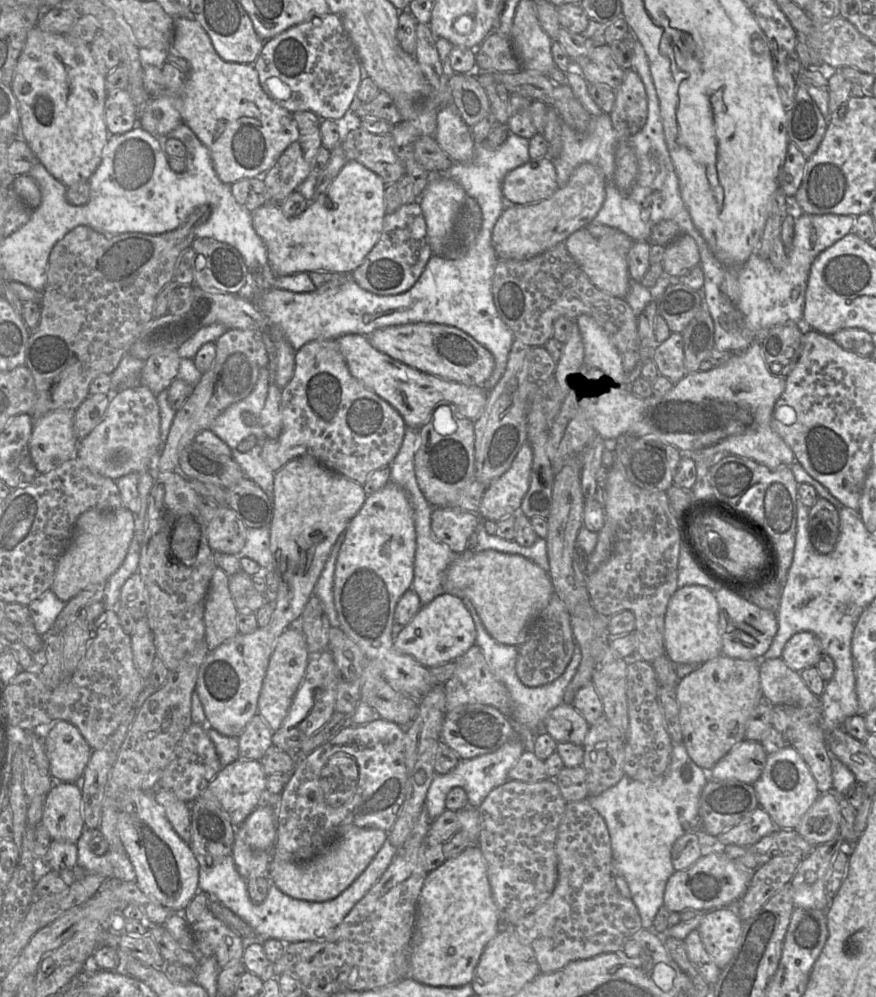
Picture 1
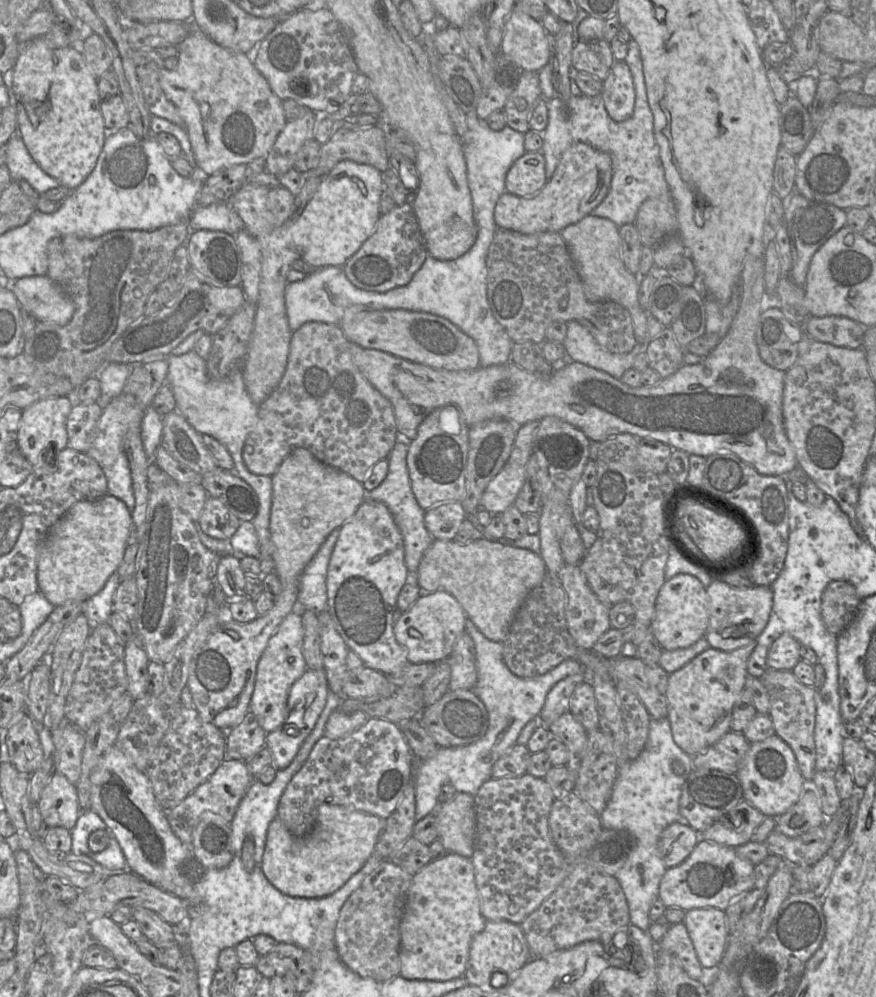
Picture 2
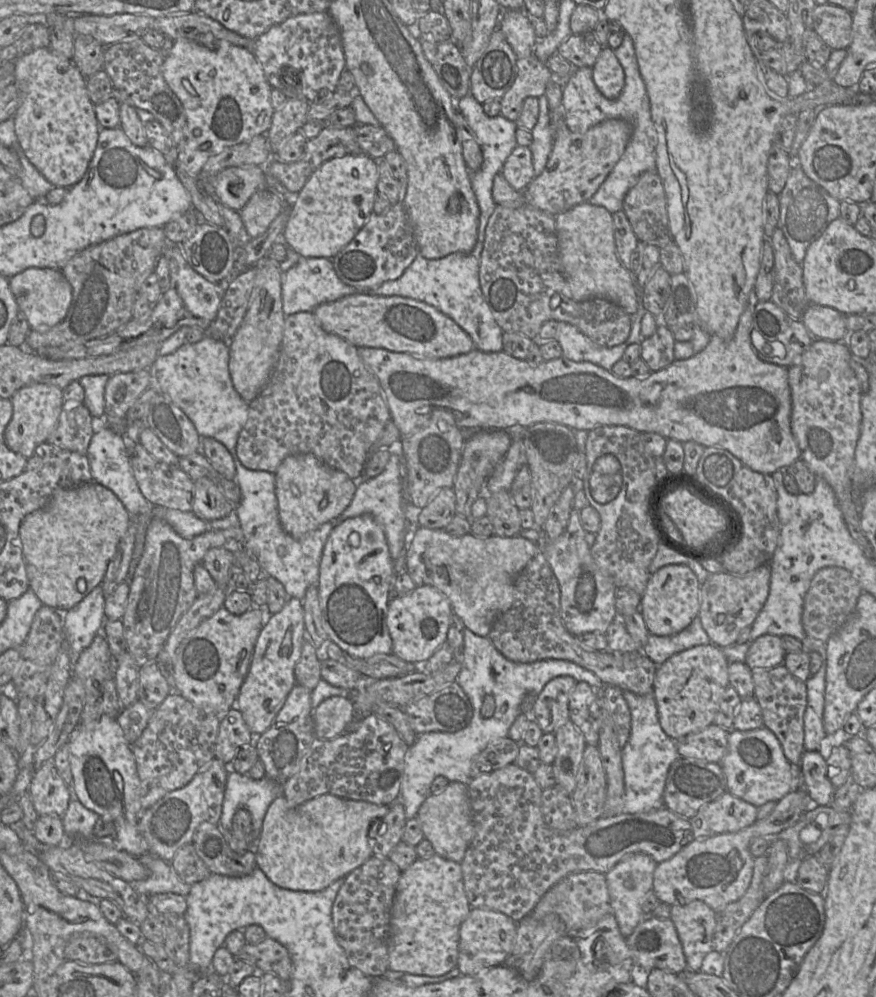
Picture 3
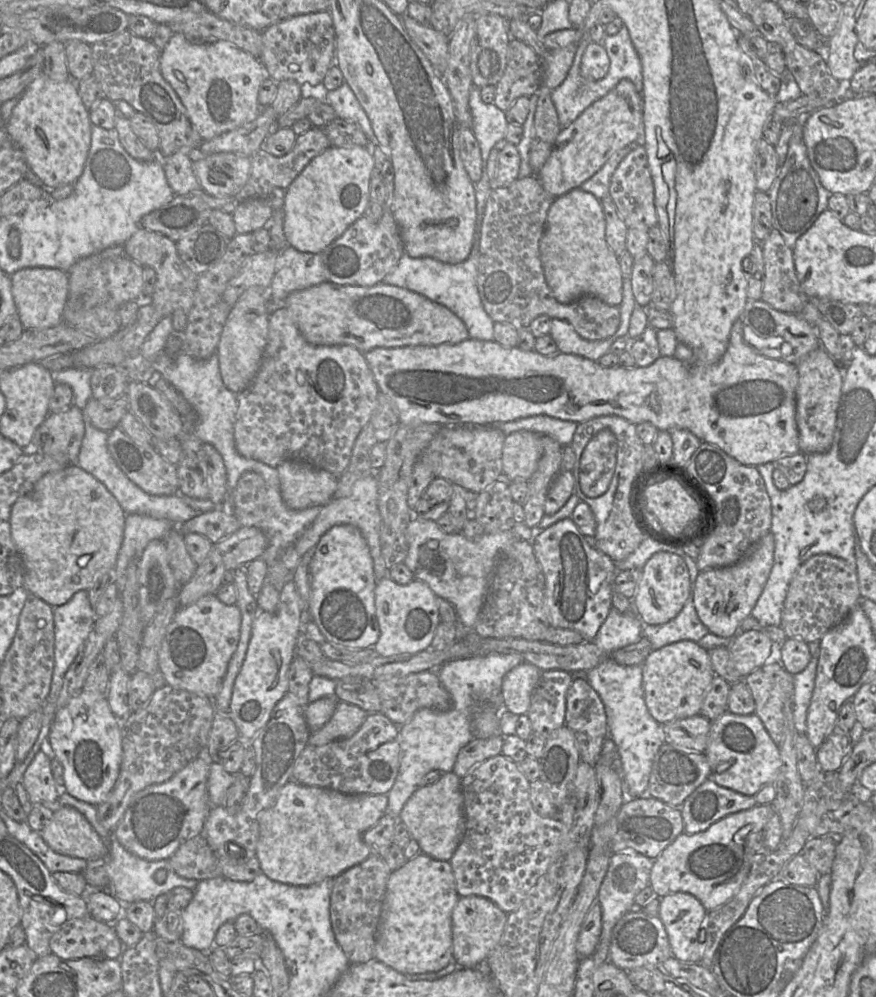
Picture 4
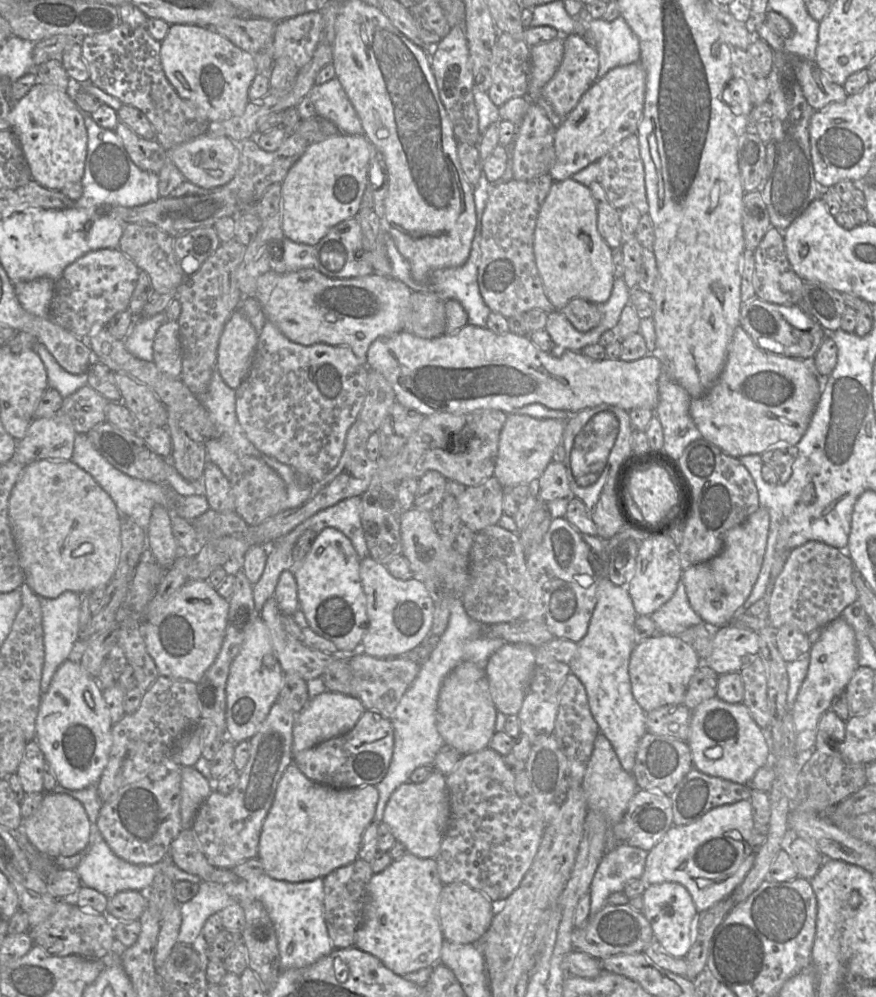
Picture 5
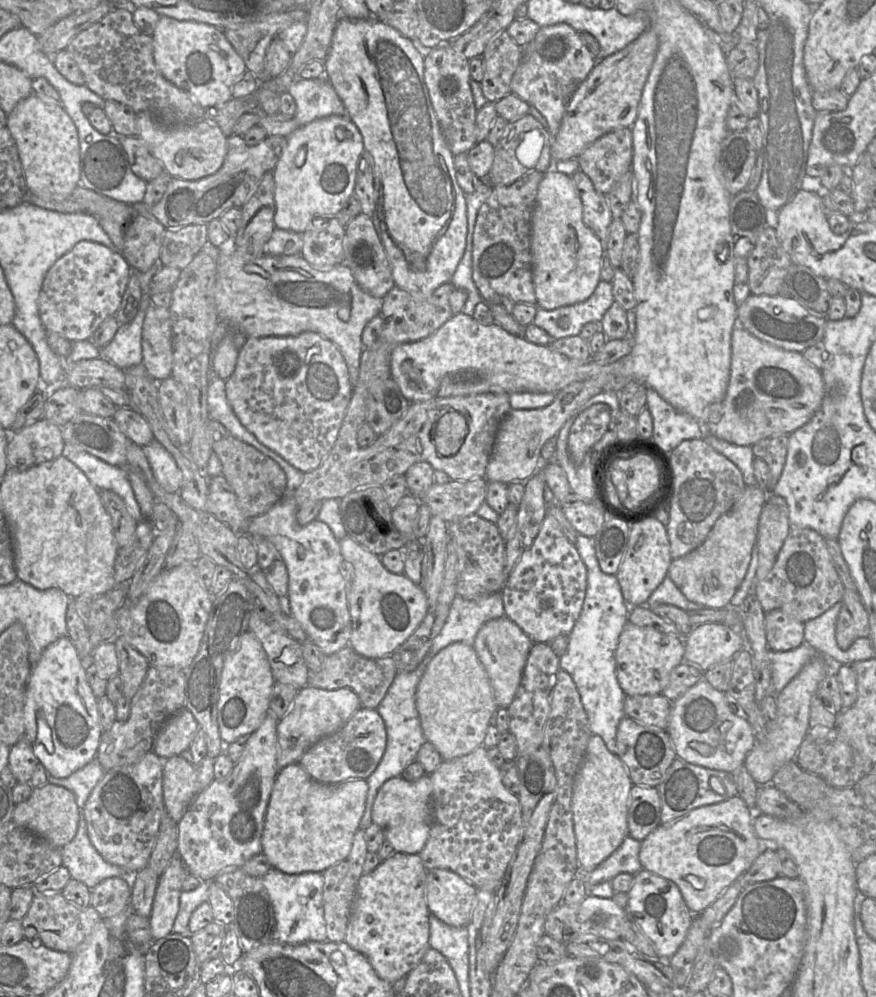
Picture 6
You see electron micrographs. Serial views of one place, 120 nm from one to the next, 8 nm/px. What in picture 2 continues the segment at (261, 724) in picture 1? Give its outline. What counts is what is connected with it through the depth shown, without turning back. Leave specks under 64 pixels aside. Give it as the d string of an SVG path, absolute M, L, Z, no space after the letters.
M248 711L240 724L227 731L226 759L246 762L266 747L266 735L255 715Z

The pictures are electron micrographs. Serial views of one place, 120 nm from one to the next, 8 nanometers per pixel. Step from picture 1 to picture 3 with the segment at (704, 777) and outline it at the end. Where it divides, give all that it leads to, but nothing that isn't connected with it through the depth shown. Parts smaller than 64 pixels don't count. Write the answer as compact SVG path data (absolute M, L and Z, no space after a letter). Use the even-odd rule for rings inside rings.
M622 690L631 714L631 731L622 747L624 770L624 801L622 813L635 814L659 809L664 806L663 793L671 764L680 756L676 742L664 733L658 718L653 694L638 695ZM637 853L625 856L605 874L612 914L618 923L622 936L625 938L634 931L643 918L641 903L645 895L652 891L656 867L657 862L649 855Z

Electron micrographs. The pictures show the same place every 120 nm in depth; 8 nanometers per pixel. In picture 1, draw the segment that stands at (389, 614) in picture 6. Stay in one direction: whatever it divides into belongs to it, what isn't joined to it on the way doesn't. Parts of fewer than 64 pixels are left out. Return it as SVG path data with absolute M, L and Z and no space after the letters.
M447 592L436 596L428 604L422 605L412 620L403 626L394 640L394 648L398 652L412 656L427 668L457 660L474 644L476 644L476 629L469 610L459 597Z

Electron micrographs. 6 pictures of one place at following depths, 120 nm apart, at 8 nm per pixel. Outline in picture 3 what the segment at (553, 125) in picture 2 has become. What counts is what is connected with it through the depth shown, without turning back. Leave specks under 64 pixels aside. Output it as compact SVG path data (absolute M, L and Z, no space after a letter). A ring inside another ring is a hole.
M626 32L623 35L621 45L613 52L625 75L624 88L617 99L609 100L600 93L594 83L592 68L590 67L579 67L567 80L561 80L563 82L564 120L571 132L586 132L591 127L609 119L622 119L631 126L632 133L625 151L597 192L589 200L592 205L602 206L611 214L623 210L623 201L627 192L637 183L643 173L656 171L655 150L657 145L657 134L651 120L650 100L639 72L633 40ZM545 95L538 98L539 115L534 128L531 130L533 136L529 149L532 154L534 175L538 176L544 170L549 156L552 152L554 142L554 131L551 128L548 100Z

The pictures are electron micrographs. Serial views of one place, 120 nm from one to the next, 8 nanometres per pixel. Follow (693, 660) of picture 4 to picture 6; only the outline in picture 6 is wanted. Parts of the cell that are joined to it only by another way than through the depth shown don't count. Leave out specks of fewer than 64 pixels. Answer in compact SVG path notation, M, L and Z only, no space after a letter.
M627 621L615 652L616 676L625 695L658 695L666 687L671 671L683 661L683 637L639 627Z

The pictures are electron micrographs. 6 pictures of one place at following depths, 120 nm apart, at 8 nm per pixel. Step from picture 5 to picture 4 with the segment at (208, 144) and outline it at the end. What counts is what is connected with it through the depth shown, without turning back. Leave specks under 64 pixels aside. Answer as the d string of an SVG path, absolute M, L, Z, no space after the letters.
M219 152L193 160L192 167L202 190L225 197L236 194L245 185L251 162L244 155Z

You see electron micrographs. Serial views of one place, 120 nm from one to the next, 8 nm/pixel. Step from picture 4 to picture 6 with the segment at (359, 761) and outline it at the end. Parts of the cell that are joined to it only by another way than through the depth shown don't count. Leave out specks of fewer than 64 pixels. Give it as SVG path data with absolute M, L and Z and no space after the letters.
M360 707L335 733L311 745L298 763L312 779L321 783L337 784L350 779L366 780L379 764L387 734L384 720L376 709Z

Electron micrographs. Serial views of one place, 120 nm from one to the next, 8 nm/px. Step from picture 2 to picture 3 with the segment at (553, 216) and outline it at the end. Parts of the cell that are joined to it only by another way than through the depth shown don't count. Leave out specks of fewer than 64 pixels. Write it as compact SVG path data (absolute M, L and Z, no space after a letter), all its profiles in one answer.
M564 118L560 119L552 152L542 173L535 176L523 191L513 189L502 173L498 173L492 187L494 203L509 208L530 205L555 217L576 205L589 202L619 161L631 133L631 126L622 119L603 121L583 133L571 132Z

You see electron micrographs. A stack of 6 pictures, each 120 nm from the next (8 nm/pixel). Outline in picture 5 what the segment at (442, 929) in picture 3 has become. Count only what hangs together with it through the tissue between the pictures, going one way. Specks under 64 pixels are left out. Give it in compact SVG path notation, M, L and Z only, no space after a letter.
M406 853L382 872L373 874L368 886L364 917L355 933L354 946L378 958L403 976L440 962L445 940L438 916L442 883L434 858Z

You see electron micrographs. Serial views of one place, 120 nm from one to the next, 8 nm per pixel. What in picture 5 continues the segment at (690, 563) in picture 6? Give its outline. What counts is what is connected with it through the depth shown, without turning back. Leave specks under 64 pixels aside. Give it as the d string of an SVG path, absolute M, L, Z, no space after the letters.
M760 506L742 524L730 529L722 550L712 559L683 571L681 581L692 609L705 624L721 627L729 624L743 606L758 579L770 529L768 511Z

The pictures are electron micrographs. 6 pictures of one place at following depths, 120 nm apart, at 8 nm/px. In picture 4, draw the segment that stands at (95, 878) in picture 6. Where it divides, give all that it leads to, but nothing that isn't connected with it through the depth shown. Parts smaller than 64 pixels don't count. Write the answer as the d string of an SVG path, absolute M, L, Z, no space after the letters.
M111 834L108 838L109 853L100 863L109 879L109 893L122 904L138 901L153 902L159 895L170 892L176 887L194 890L199 880L180 877L170 865L169 859L149 861L126 850Z

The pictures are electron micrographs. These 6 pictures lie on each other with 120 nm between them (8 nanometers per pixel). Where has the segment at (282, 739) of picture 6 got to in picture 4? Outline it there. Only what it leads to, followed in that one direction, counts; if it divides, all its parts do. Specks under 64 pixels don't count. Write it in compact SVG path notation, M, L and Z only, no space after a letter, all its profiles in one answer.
M337 700L332 717L323 727L310 733L308 744L320 746L352 735L362 725L367 714L356 705Z

